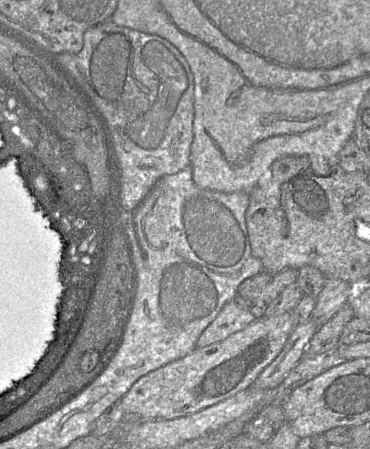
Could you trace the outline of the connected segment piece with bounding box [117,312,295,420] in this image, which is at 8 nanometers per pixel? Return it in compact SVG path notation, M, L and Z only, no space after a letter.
M291 312L263 317L228 338L196 348L181 359L168 363L138 379L117 403L126 417L139 420L171 420L193 414L254 385L259 374L278 356L295 327Z

